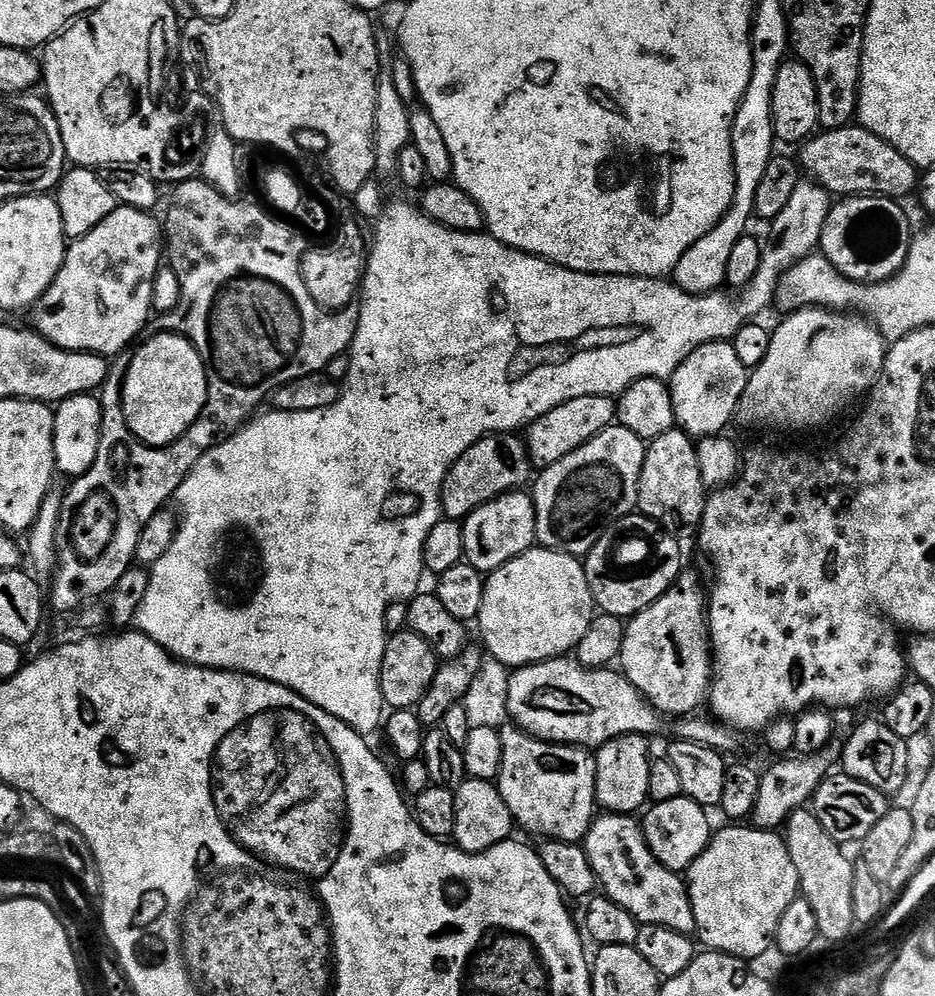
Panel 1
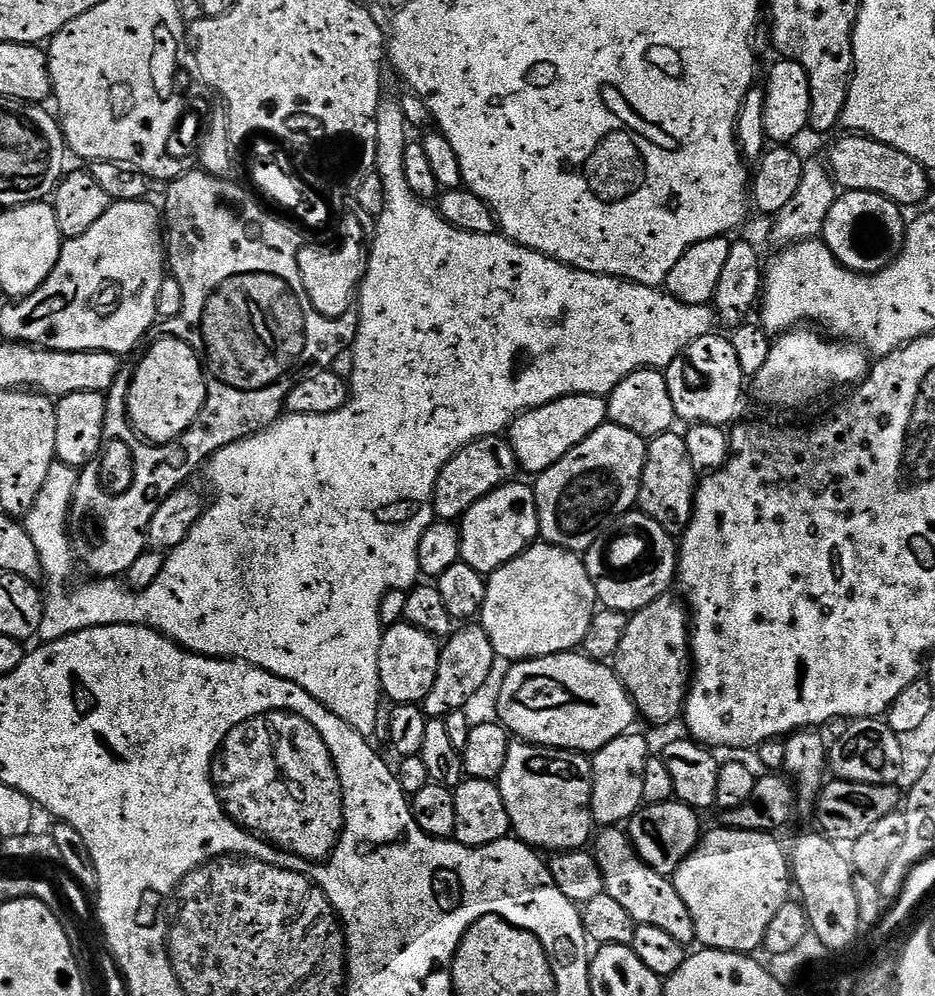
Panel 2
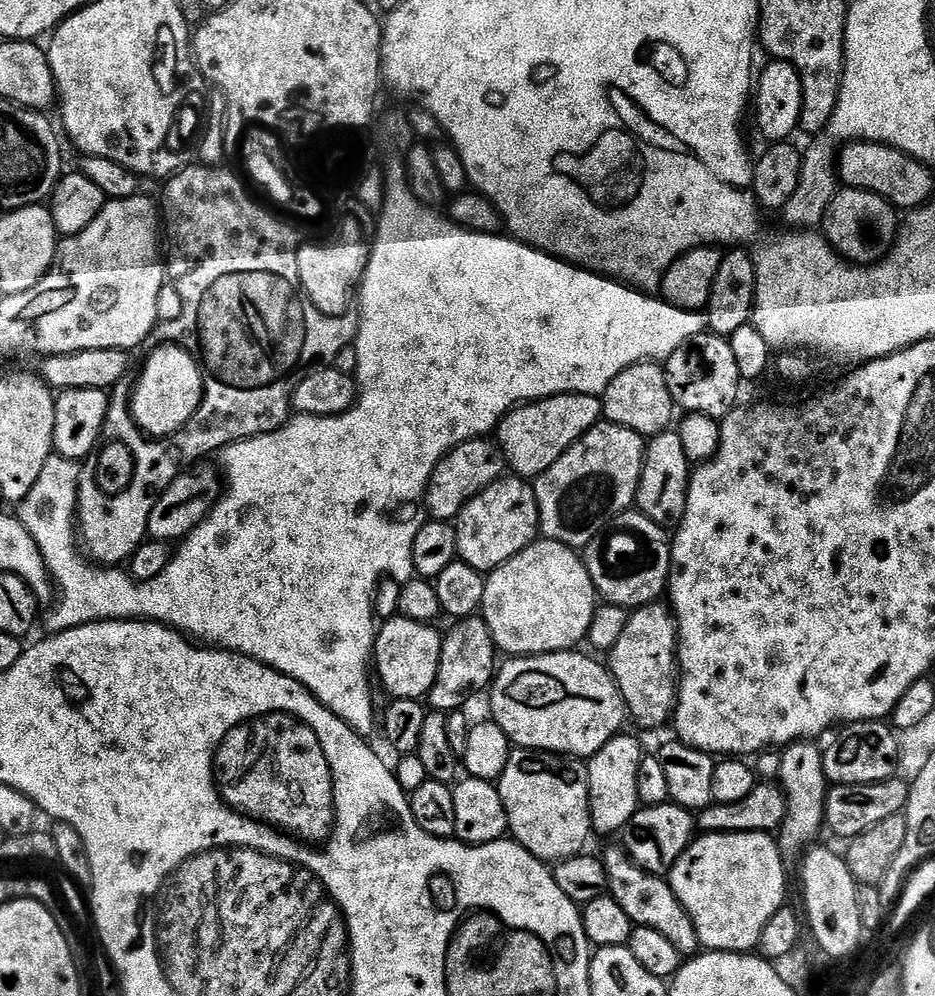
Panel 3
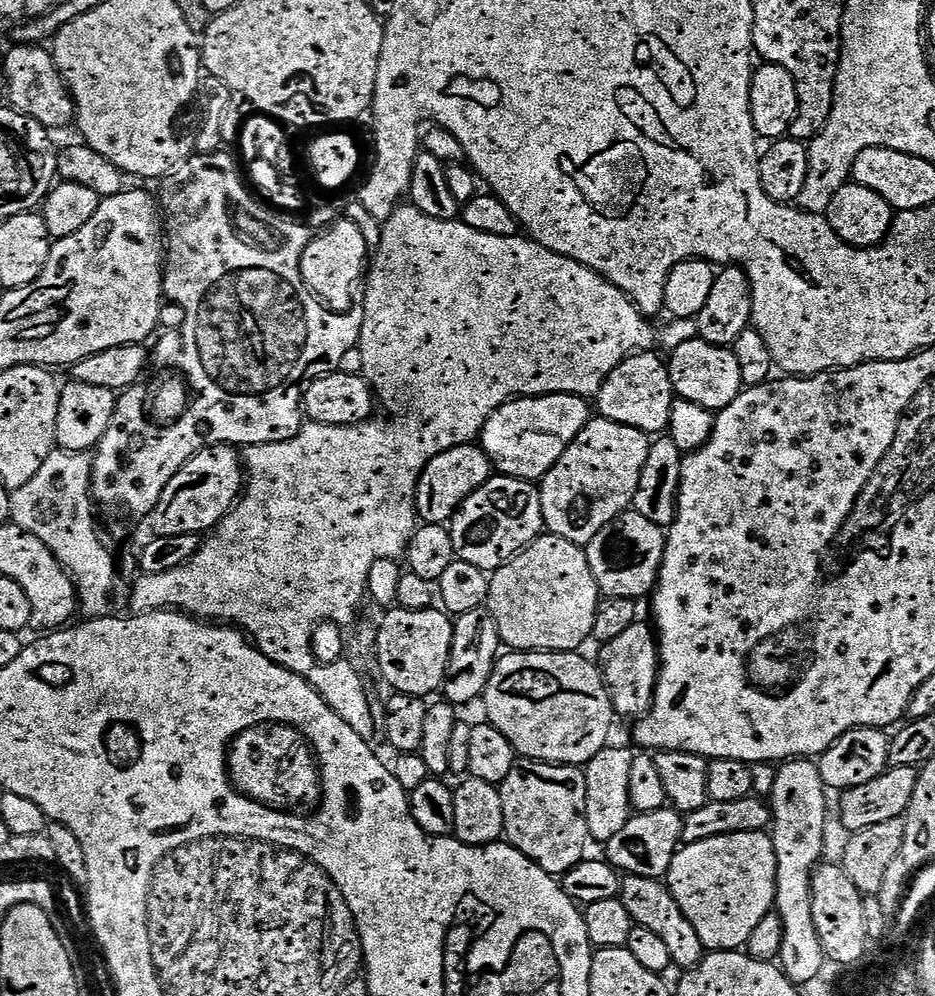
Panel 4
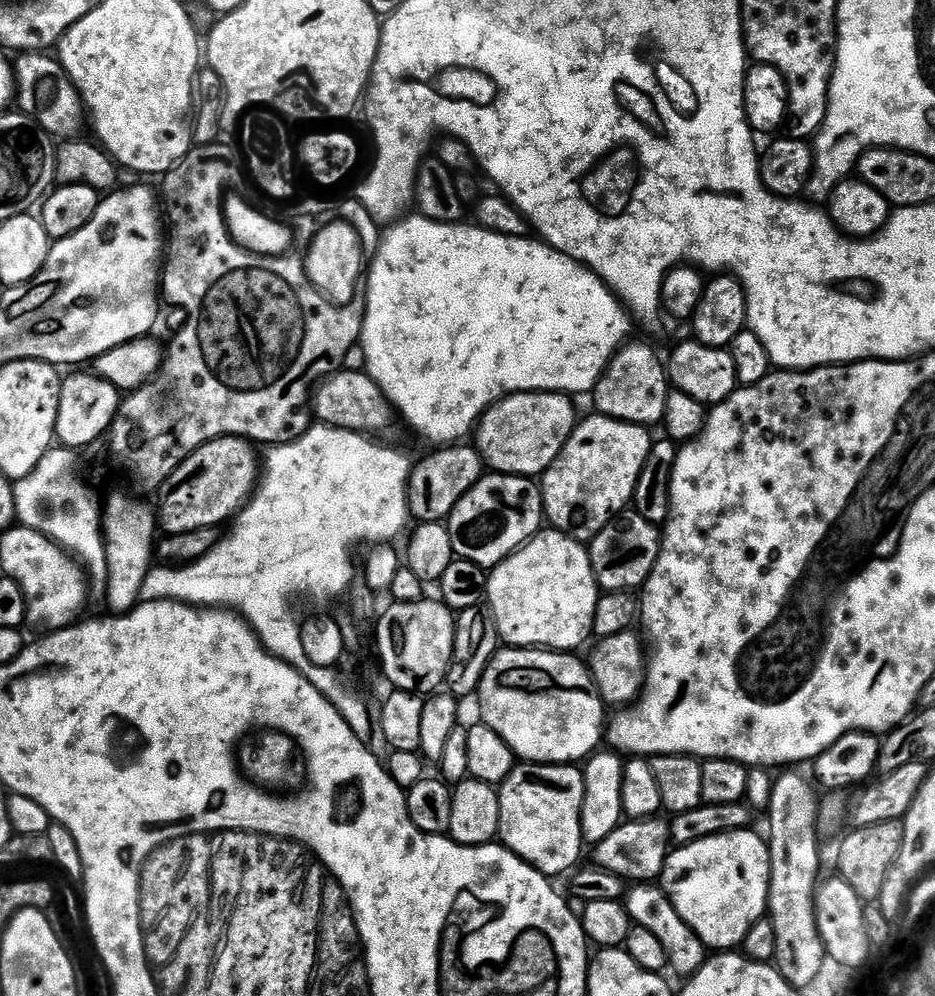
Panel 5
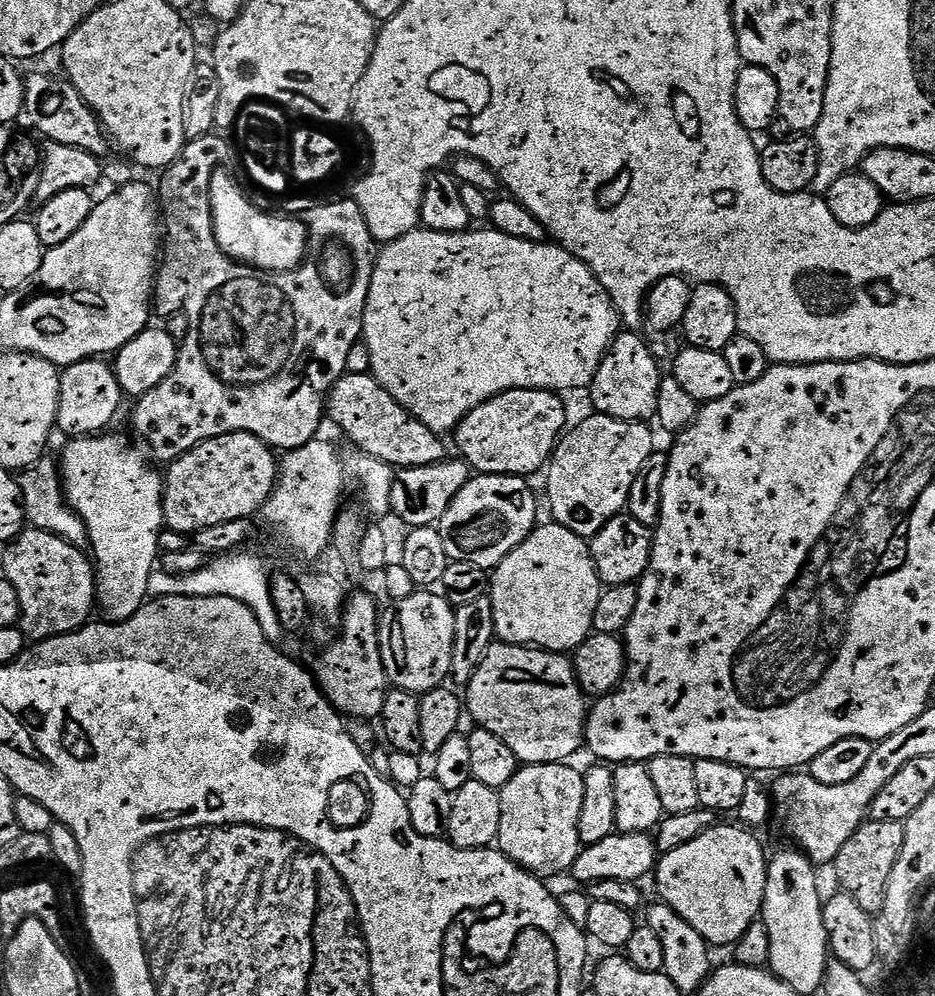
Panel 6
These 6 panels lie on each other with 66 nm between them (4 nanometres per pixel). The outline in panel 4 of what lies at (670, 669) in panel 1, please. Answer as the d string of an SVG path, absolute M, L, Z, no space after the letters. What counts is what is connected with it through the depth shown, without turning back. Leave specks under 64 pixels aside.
M637 622L630 626L630 630L625 630L618 638L614 638L614 642L603 645L599 651L598 667L612 699L613 713L617 717L647 716L656 693L656 675L660 672L658 637L653 625Z

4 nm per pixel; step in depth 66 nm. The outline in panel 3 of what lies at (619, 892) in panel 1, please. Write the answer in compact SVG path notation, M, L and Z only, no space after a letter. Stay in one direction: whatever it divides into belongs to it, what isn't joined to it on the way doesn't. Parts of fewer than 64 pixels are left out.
M623 847L608 848L602 852L602 859L608 875L608 892L616 899L618 906L630 914L633 925L658 930L672 945L678 946L681 957L691 958L701 951L702 945L694 930L690 914L678 902L671 883L663 876L652 876L642 870L629 858Z

